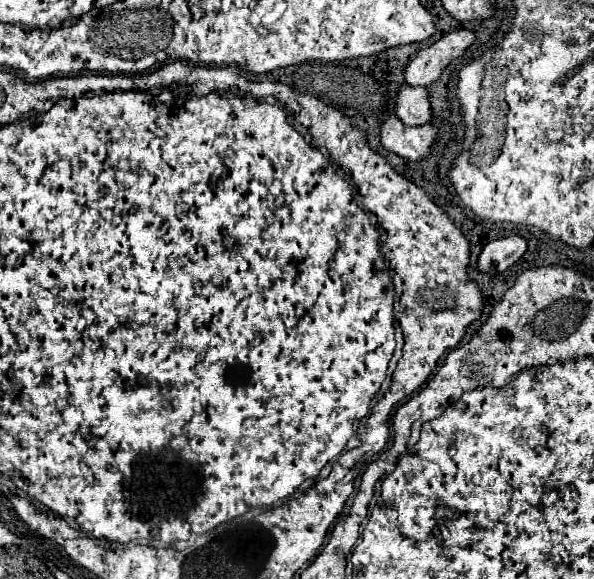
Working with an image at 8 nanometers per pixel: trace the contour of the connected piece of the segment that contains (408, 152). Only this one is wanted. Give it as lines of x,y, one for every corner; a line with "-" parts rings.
389,117
381,125
381,145
387,151
393,151
409,161
427,159
431,155
437,137
439,133
433,125
407,127
397,117

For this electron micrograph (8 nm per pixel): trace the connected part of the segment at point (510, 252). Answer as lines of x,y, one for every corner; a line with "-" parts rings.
521,235
495,239
495,241
489,241
485,249
481,251
477,267
479,271
489,273
489,275
503,273
513,263
517,263
525,251
527,251
527,241

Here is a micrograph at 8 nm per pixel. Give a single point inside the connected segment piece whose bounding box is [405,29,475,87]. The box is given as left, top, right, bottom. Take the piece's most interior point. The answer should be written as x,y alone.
425,68

